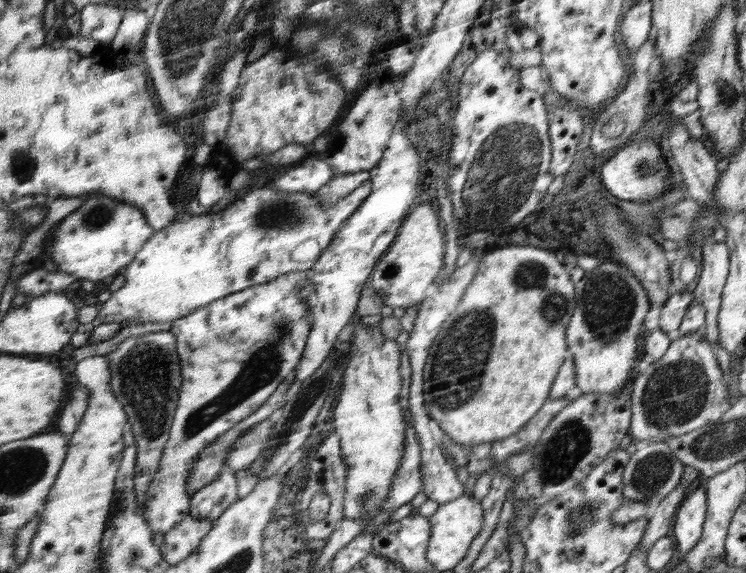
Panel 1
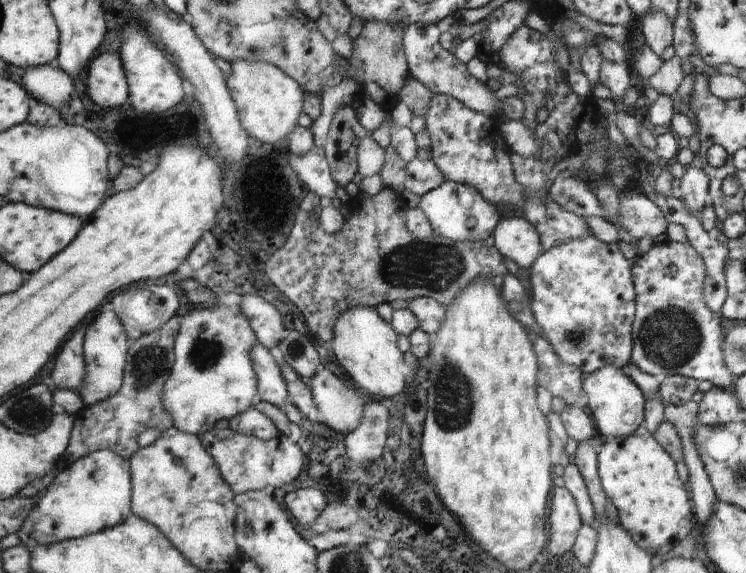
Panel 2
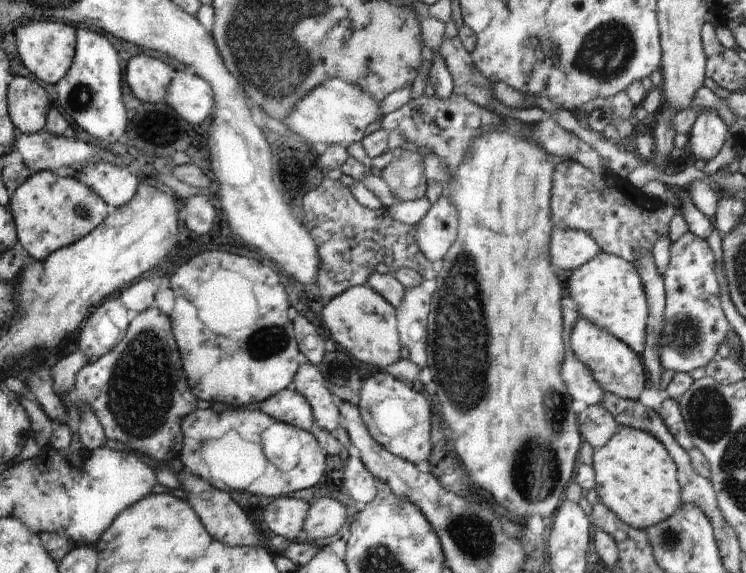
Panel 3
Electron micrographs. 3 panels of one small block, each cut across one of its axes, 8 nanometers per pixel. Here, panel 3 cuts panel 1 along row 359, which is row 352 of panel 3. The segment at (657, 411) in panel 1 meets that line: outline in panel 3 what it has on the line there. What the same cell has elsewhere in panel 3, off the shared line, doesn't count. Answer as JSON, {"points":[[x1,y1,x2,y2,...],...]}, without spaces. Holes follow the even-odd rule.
{"points":[[689,231,678,241,672,242,669,254,671,258,663,277,667,297,666,328,658,344,661,363,665,370,691,373,707,366,714,358,718,344,728,334,728,320,721,306,715,259,708,242]]}

